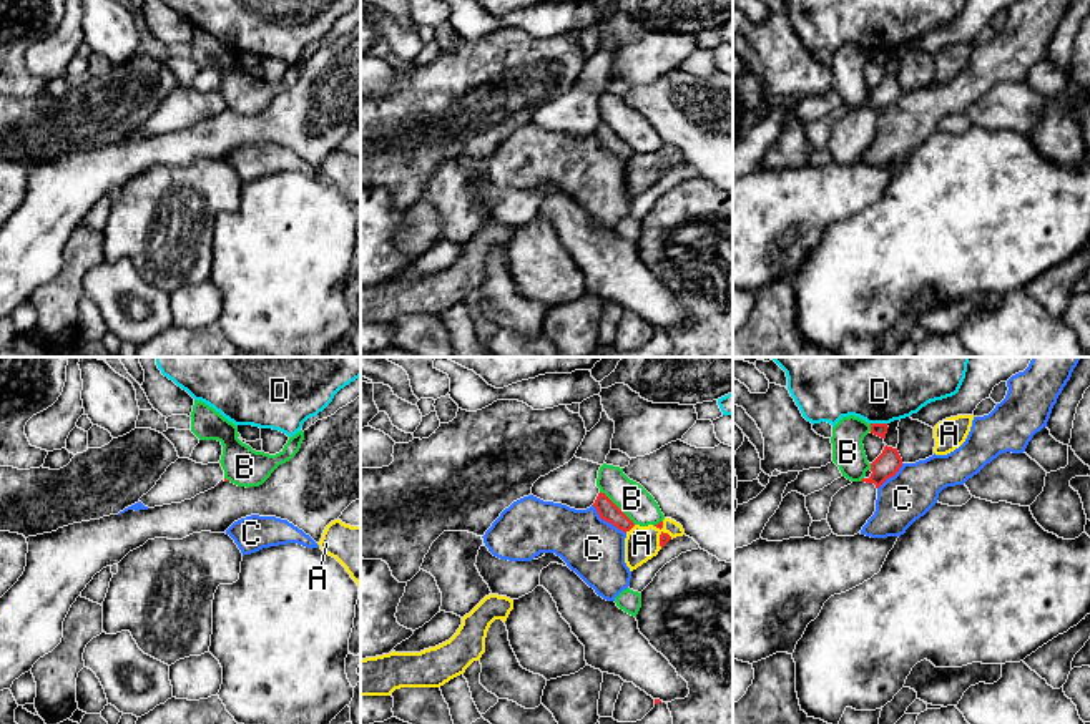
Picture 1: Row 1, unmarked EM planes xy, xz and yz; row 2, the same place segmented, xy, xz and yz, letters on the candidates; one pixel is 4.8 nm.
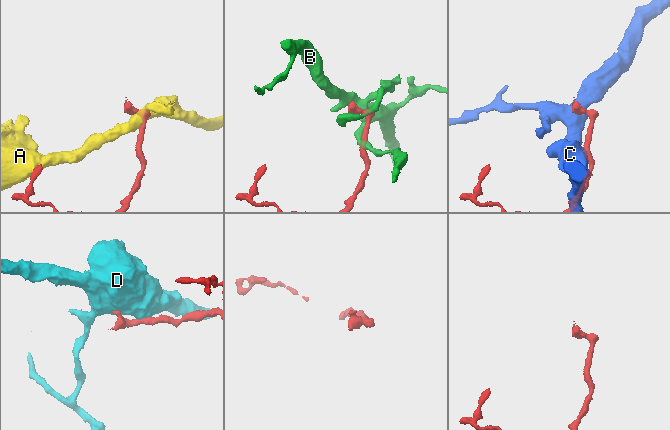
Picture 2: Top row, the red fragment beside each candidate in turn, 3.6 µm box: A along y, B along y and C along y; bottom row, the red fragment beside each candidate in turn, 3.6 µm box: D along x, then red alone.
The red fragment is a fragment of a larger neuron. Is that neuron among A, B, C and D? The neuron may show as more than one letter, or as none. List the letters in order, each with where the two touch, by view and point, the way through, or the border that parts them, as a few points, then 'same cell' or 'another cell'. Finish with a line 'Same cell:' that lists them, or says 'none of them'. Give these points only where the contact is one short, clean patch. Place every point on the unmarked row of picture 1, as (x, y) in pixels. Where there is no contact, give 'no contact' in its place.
A: contact xz (660, 163); border xz (663, 150), (660, 175); another cell
B: contact xz (617, 135); another cell
C: contact xz (607, 148); border xz (592, 133), (602, 146), (625, 161); another cell
D: contact yz (879, 52); another cell
Same cell: none of them

